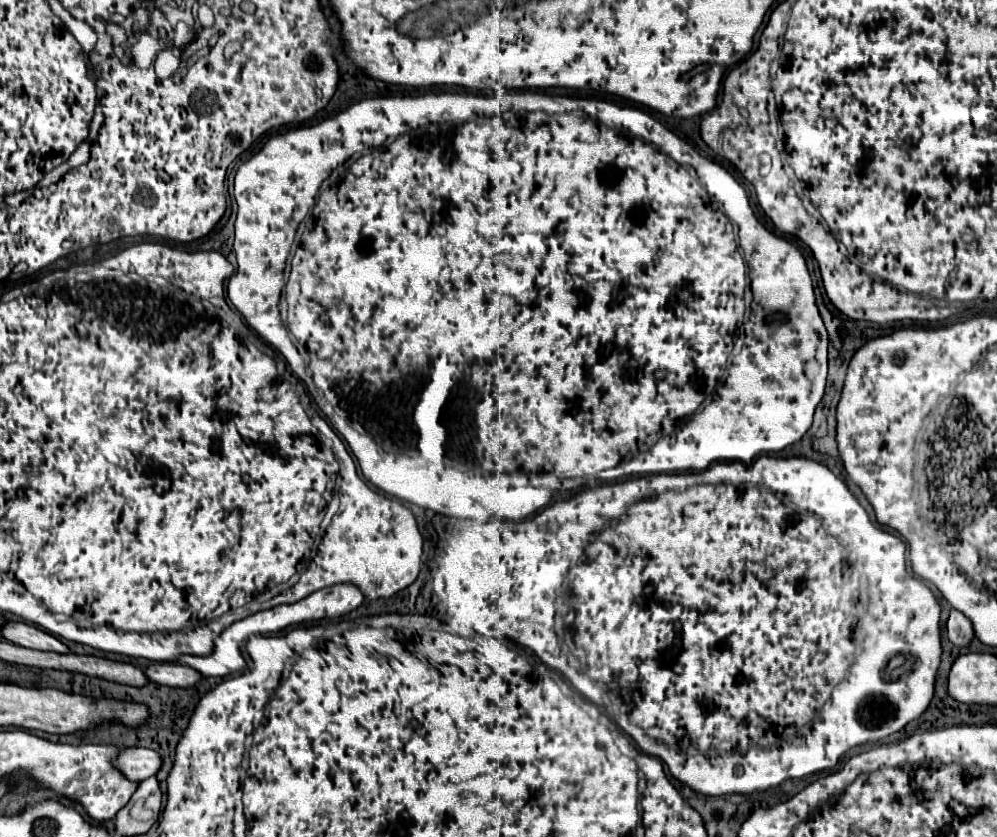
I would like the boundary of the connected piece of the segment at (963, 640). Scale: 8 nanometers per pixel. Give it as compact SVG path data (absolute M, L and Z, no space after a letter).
M951 609L951 613L949 613L947 635L949 635L951 643L957 645L957 647L961 647L961 649L967 647L971 643L971 639L975 637L971 621L961 611L957 611L957 609Z

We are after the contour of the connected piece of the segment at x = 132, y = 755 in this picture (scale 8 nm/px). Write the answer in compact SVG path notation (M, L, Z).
M121 747L113 763L129 781L143 781L159 771L161 757L153 749Z

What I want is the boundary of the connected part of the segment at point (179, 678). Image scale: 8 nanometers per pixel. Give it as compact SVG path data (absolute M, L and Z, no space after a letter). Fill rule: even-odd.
M151 663L143 669L143 673L149 681L167 687L187 687L187 685L195 685L201 679L199 673L179 663Z

